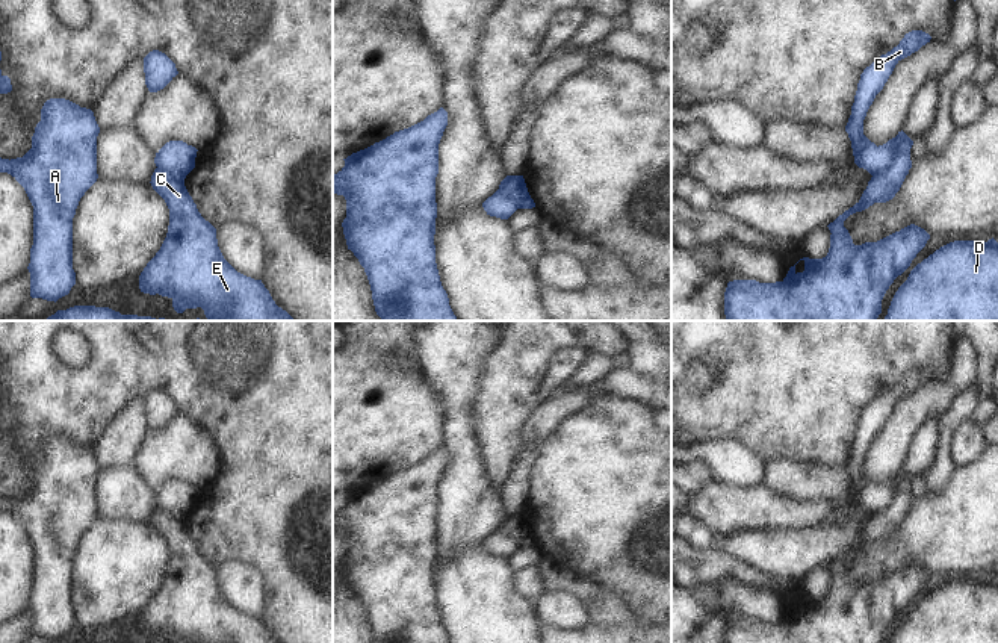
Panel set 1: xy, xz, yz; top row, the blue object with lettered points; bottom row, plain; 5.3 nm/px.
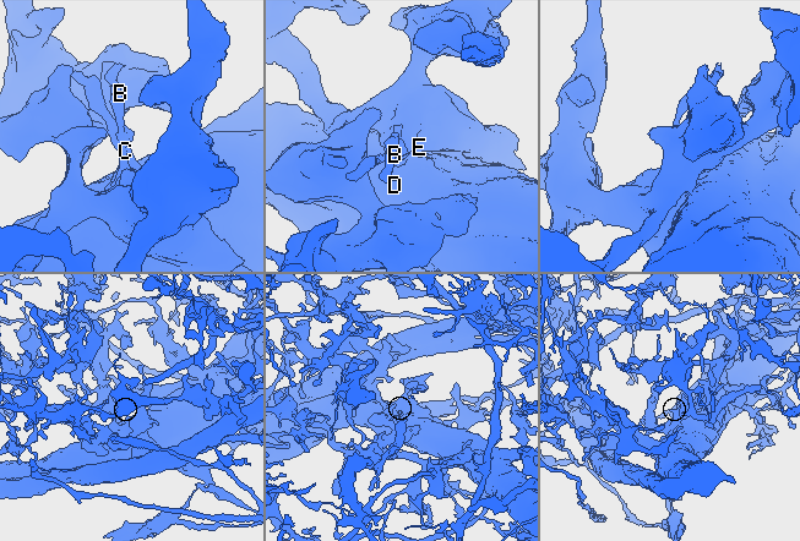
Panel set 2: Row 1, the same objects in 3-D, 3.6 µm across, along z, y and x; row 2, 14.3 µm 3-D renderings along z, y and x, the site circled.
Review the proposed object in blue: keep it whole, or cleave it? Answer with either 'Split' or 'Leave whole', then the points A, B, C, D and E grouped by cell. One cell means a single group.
Split. Groups: A C D E / B.

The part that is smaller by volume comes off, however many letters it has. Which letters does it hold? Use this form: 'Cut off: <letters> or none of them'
Cut off: B

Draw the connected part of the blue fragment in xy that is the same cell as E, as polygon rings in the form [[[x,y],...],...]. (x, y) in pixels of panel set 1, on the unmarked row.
[[[156,507],[150,522],[169,548],[169,564],[160,589],[139,614],[141,631],[168,635],[172,643],[275,643],[262,619],[237,611],[224,598],[216,567],[201,555],[184,520]]]

